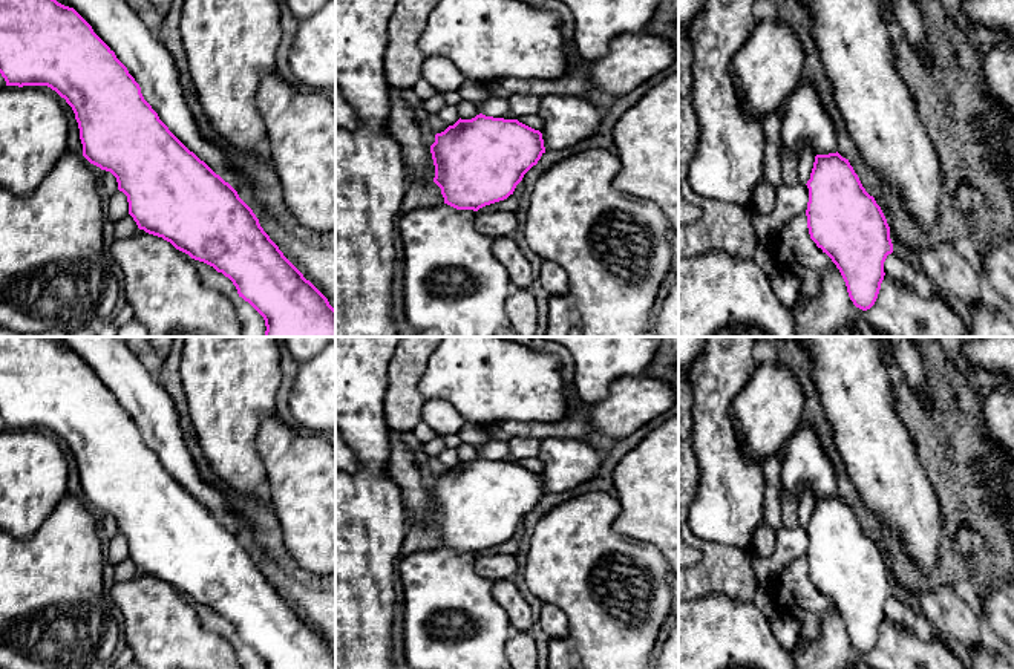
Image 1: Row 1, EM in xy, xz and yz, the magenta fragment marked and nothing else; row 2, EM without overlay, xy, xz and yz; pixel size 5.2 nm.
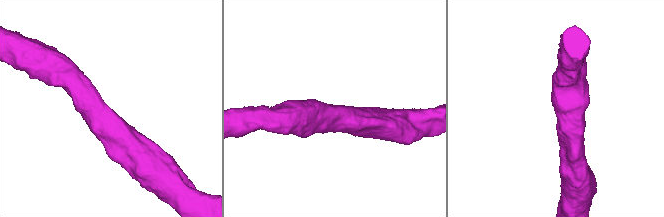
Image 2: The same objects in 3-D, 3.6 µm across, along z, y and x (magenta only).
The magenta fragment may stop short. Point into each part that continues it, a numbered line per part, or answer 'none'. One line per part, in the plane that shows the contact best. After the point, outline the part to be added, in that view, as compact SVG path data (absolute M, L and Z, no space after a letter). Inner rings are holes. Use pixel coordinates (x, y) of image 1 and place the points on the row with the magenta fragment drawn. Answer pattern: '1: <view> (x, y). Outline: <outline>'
1: yz (804, 121). Outline: M801 80L781 113L781 148L800 159L804 145L809 145L815 156L838 152L833 119L823 106L816 89Z

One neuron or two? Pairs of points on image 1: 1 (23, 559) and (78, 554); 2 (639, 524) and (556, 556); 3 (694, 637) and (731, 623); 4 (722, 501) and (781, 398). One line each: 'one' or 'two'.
1: one
2: two
3: one
4: two

